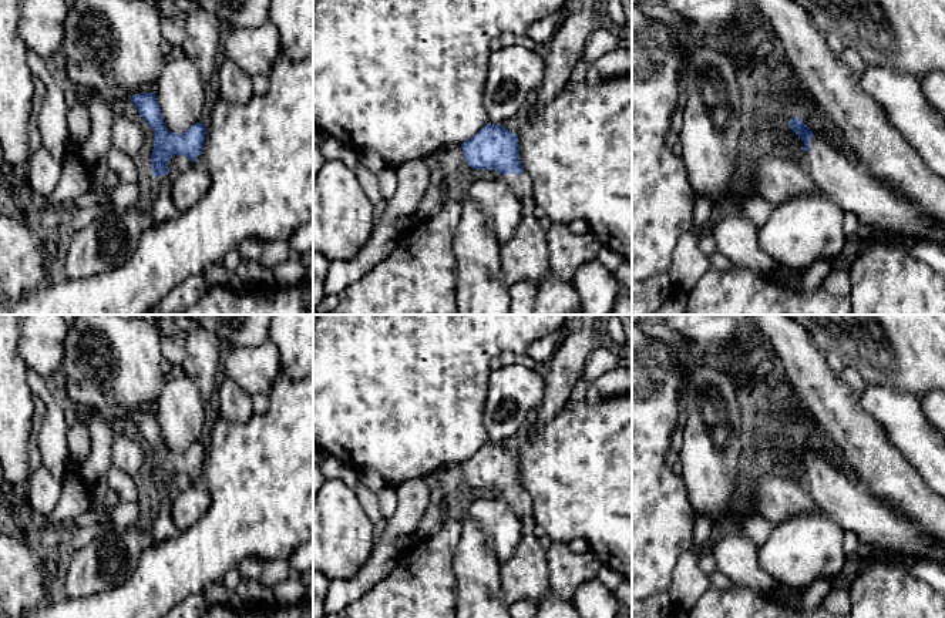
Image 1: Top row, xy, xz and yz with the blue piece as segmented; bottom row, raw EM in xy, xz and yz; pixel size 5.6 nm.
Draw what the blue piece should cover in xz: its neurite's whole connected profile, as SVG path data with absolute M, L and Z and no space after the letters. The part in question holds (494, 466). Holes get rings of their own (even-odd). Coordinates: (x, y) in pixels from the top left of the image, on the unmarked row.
M487 443L471 459L461 463L465 483L474 488L494 488L525 525L531 524L534 503L519 480L518 453L505 447L504 443Z

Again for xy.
M134 413L131 421L154 450L154 467L149 477L154 496L169 493L168 481L174 474L184 474L192 480L192 484L205 486L205 441L196 441L185 451L175 453L167 447L155 413Z

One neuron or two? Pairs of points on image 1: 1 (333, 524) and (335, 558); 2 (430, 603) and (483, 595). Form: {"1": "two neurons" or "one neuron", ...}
{"1": "one neuron", "2": "two neurons"}

